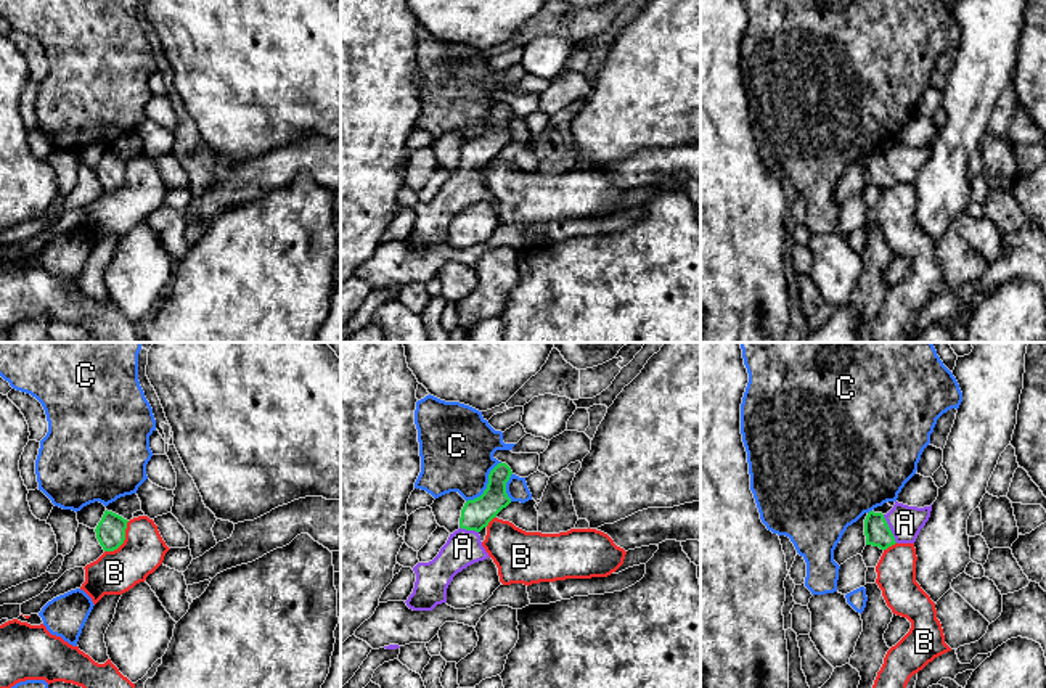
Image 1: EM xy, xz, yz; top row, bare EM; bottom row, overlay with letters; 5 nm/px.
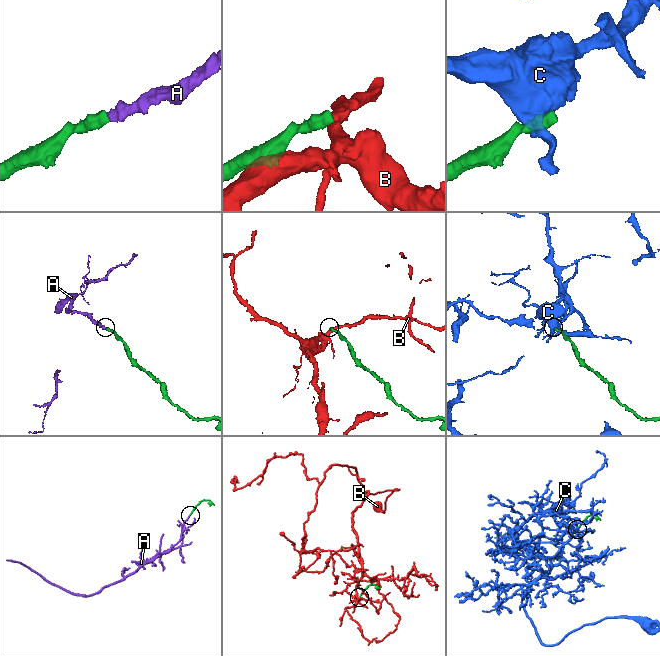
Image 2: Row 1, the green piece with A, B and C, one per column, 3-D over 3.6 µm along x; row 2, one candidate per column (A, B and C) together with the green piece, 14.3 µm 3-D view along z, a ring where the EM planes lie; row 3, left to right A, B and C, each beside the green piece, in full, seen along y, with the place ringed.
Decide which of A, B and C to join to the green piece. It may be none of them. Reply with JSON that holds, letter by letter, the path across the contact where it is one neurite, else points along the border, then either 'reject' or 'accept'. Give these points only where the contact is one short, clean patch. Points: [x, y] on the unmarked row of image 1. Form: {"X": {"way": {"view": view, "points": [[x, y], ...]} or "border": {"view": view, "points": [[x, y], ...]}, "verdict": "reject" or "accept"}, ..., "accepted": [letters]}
{"A": {"way": {"view": "yz", "points": [[878, 172], [889, 169], [905, 163]]}, "verdict": "accept"}, "B": {"border": {"view": "xy", "points": [[129, 161], [124, 180], [116, 188], [105, 192]]}, "verdict": "reject"}, "C": {"border": {"view": "xz", "points": [[500, 102], [490, 111], [487, 127], [466, 142]]}, "verdict": "reject"}, "accepted": ["A"]}

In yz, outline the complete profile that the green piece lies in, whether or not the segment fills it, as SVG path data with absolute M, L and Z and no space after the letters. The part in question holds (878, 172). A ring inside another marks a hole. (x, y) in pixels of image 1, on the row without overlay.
M898 141L887 154L869 151L864 159L866 185L887 190L895 183L914 183L930 151L932 145L917 148Z

